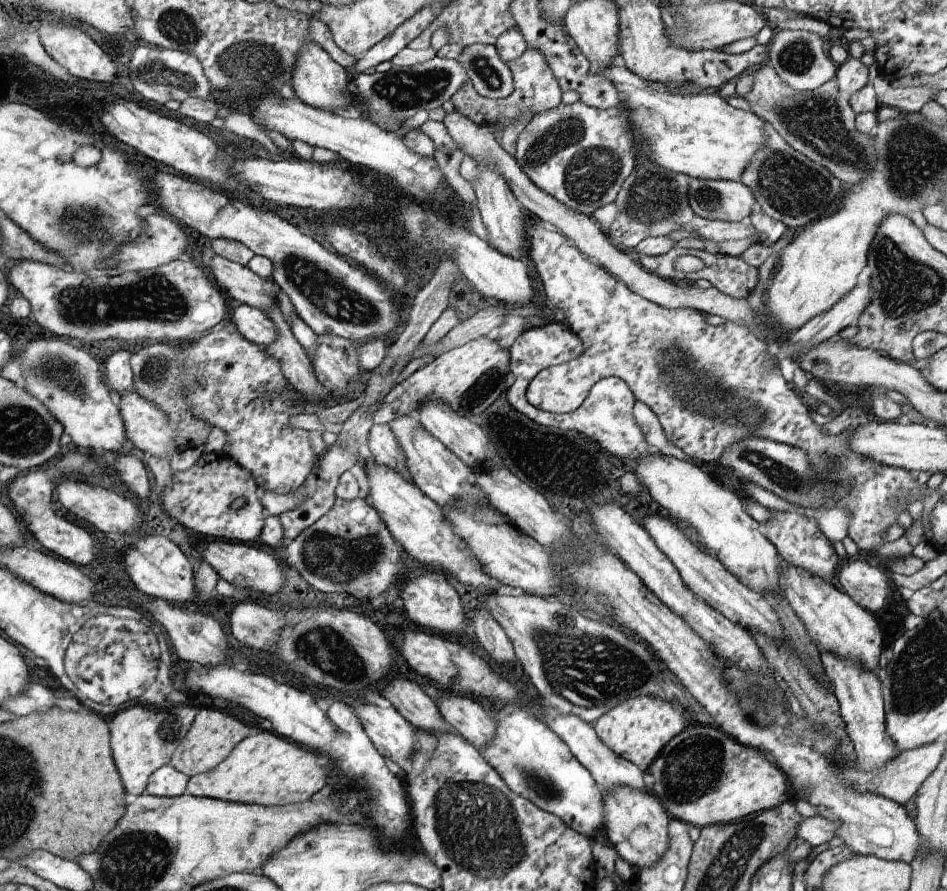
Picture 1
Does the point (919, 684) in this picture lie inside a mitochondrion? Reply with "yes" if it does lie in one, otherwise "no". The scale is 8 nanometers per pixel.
yes

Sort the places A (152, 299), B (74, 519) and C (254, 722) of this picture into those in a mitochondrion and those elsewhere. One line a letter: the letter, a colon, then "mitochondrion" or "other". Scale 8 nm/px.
A: mitochondrion
B: other
C: other

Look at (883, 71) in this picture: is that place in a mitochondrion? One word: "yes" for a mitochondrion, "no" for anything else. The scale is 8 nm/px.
no

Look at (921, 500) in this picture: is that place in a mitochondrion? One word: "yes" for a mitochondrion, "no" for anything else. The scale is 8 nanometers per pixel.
no

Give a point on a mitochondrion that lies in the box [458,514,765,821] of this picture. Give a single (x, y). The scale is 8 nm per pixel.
(589, 670)

